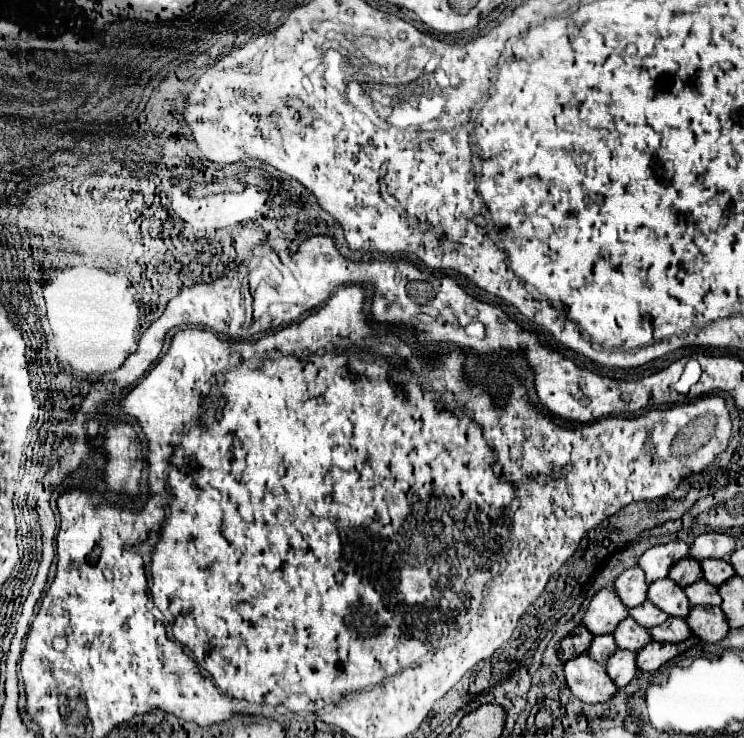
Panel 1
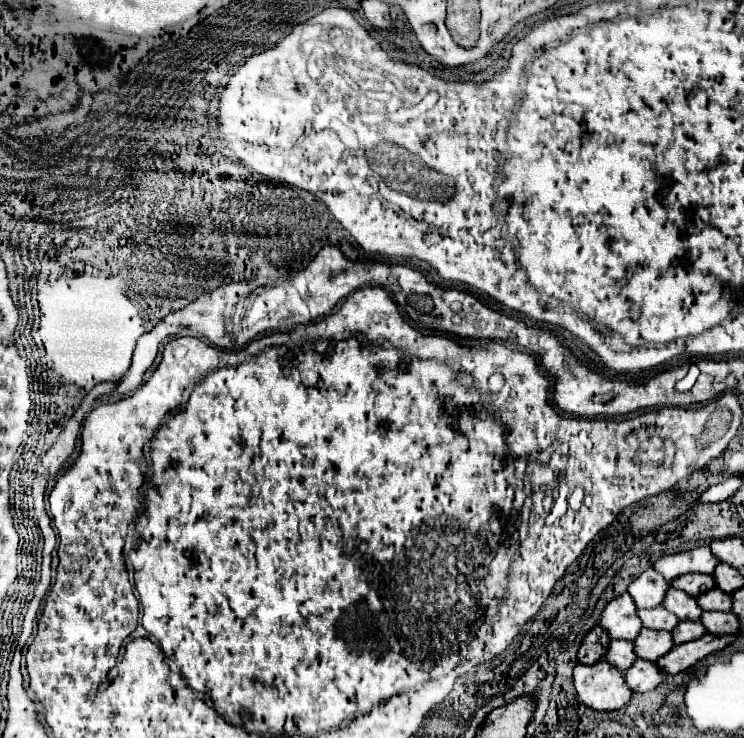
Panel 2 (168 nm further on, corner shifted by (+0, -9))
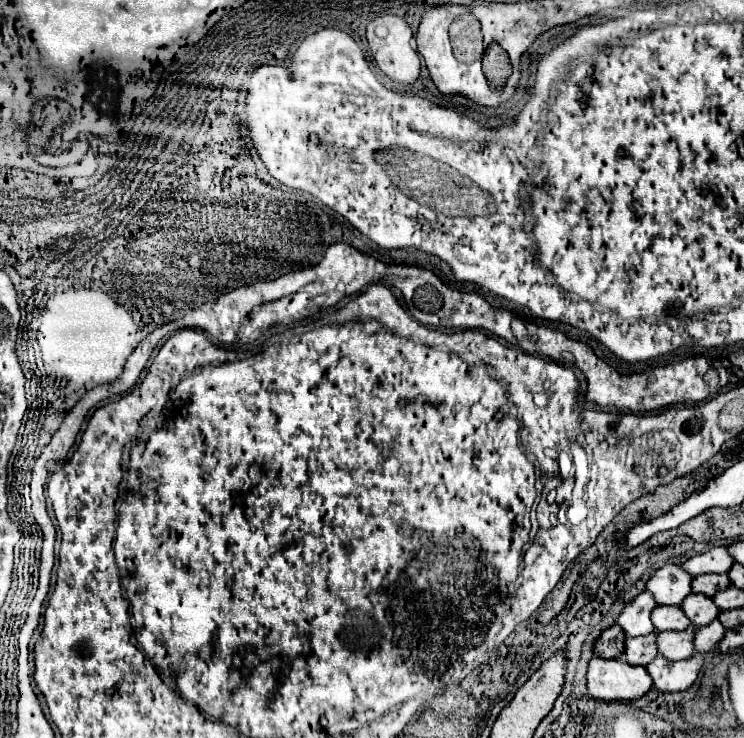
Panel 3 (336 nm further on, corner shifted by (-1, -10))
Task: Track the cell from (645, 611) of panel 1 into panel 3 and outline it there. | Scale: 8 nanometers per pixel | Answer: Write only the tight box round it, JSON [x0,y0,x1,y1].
[652,605,690,631]

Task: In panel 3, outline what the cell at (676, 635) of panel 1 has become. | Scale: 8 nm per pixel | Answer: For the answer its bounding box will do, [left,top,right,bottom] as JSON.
[696,619,726,653]

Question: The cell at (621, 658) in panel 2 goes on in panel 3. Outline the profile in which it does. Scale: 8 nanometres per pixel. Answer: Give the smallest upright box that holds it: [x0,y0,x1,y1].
[622,631,660,665]

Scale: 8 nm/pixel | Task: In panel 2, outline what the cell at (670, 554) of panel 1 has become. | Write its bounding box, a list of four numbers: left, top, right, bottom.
[653,546,719,582]

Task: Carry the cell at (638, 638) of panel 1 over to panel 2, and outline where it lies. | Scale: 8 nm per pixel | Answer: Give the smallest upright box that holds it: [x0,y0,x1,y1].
[633,628,673,662]

